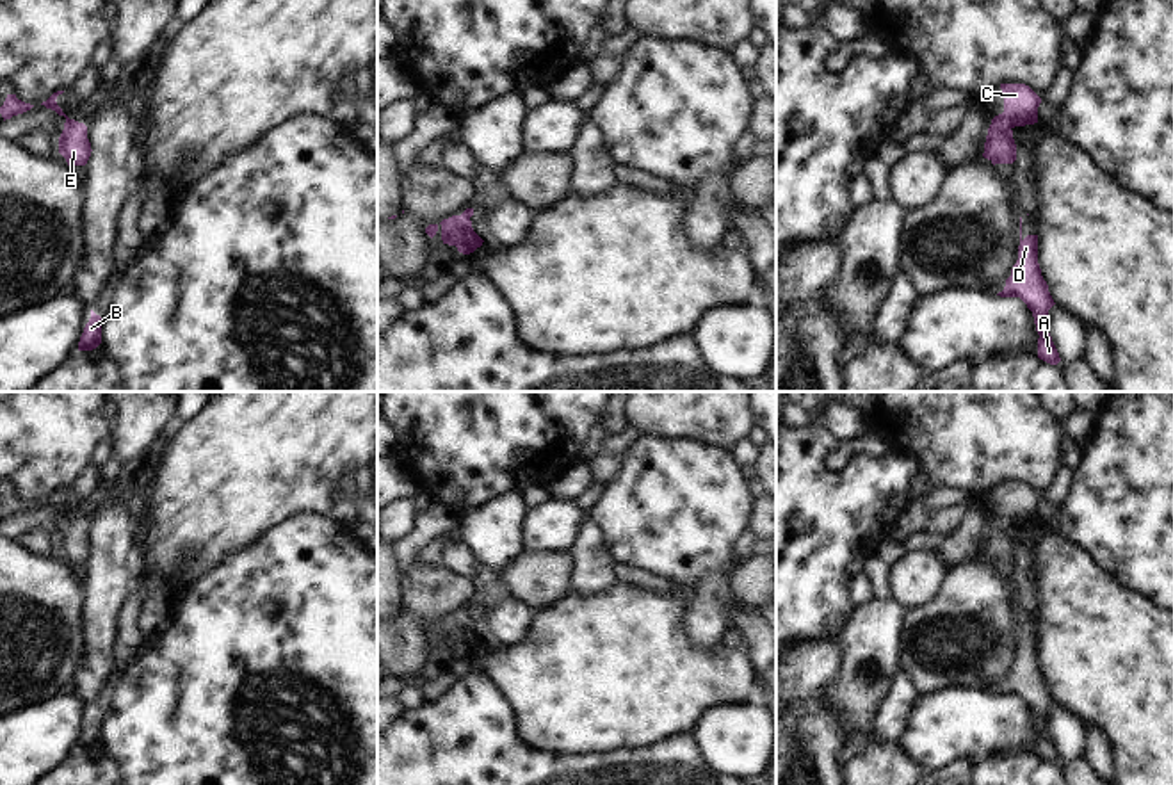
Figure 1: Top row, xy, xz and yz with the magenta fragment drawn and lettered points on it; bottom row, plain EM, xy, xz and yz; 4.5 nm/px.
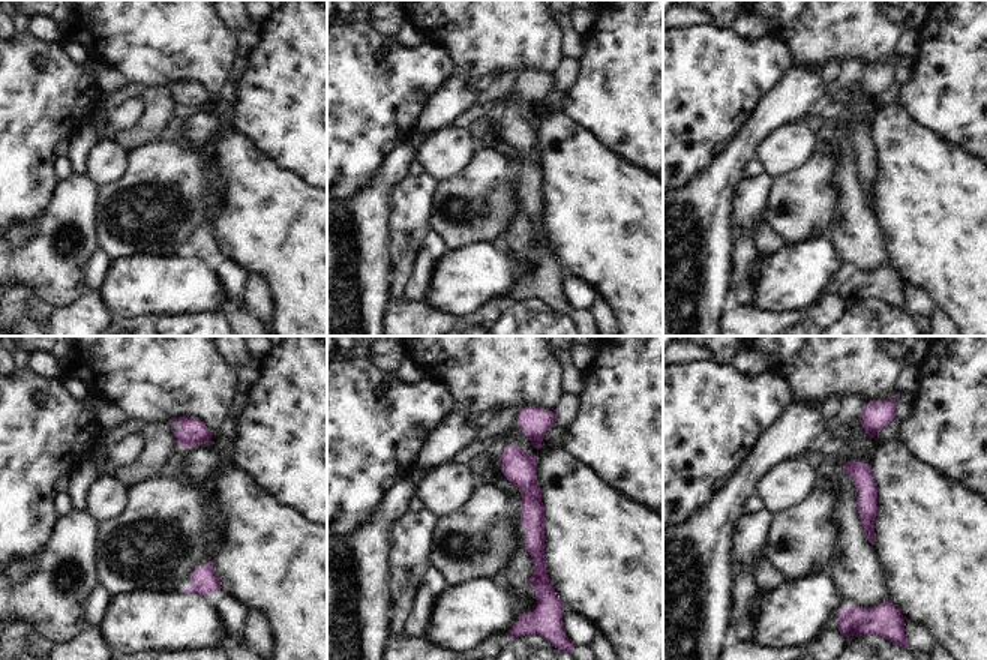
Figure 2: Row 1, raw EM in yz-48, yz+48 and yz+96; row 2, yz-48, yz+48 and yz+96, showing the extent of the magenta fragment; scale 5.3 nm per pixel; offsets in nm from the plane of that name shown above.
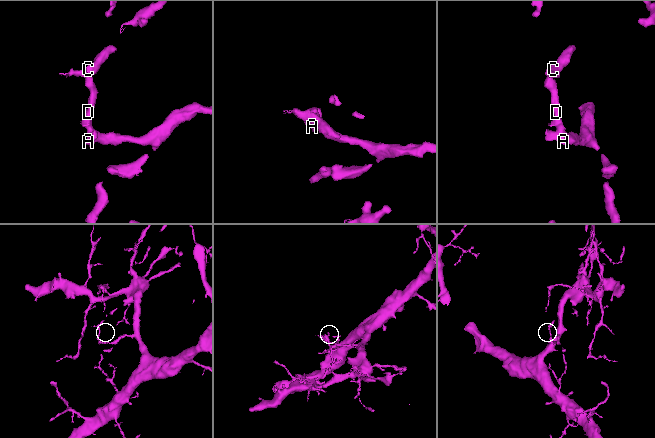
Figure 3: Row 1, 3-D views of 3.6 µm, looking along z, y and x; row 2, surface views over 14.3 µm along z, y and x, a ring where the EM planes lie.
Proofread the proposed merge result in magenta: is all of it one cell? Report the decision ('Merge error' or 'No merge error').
No merge error

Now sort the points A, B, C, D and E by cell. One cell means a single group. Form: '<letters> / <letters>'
A B C D E

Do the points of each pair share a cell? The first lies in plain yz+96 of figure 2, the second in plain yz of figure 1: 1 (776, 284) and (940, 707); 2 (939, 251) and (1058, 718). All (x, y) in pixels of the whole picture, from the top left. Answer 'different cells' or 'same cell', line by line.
1: same cell
2: different cells

